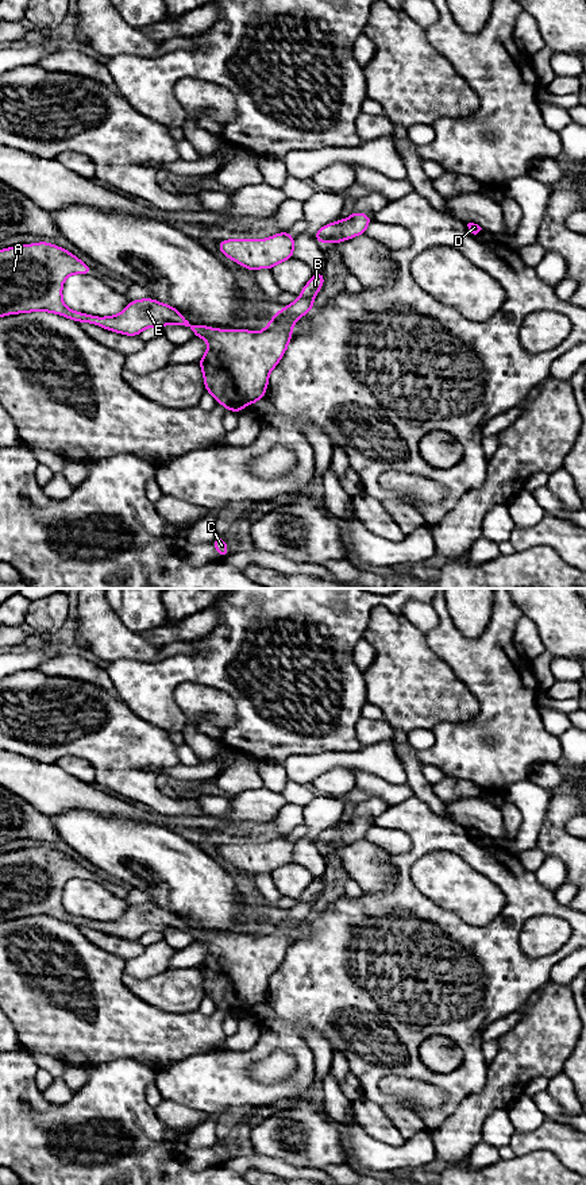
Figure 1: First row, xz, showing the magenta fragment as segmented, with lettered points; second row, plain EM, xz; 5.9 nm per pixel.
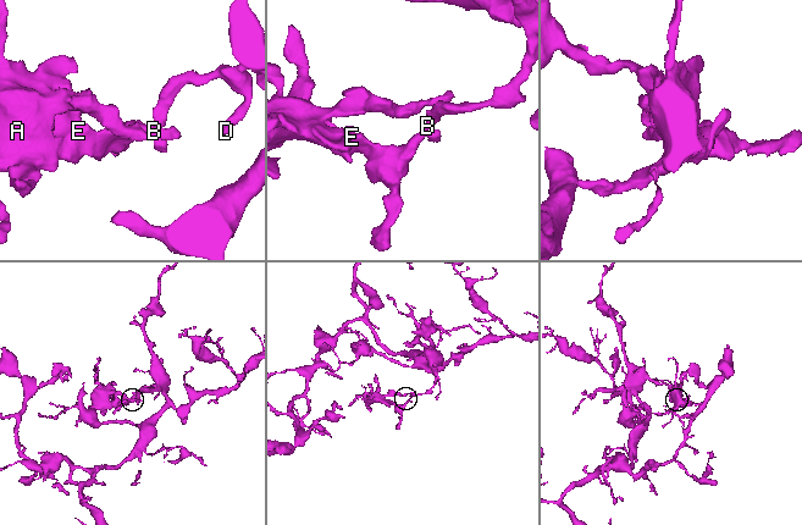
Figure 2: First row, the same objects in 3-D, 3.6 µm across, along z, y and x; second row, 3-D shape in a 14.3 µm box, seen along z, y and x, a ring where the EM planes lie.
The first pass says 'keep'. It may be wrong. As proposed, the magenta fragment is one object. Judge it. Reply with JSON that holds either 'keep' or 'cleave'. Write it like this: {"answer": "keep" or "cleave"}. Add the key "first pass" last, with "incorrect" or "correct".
{"answer": "cleave", "first pass": "incorrect"}

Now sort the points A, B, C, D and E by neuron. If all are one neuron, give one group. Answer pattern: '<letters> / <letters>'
A C E / B D

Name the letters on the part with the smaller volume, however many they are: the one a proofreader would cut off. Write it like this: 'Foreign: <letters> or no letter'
Foreign: A, C, E

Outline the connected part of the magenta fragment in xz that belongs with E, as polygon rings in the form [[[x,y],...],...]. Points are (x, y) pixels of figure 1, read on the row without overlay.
[[[45,845],[36,849],[23,849],[0,854],[0,922],[27,916],[51,916],[77,927],[89,927],[127,941],[139,941],[149,931],[163,933],[167,929],[189,931],[196,942],[208,946],[208,954],[197,966],[203,974],[205,996],[211,997],[225,1015],[242,1018],[242,1012],[252,1010],[266,999],[270,976],[279,968],[289,952],[294,927],[311,916],[313,904],[297,904],[278,915],[258,938],[248,934],[215,934],[207,930],[190,930],[174,911],[153,903],[130,906],[127,912],[115,920],[97,922],[69,914],[62,906],[62,888],[72,879],[89,880],[92,872],[81,866],[72,857]]]

